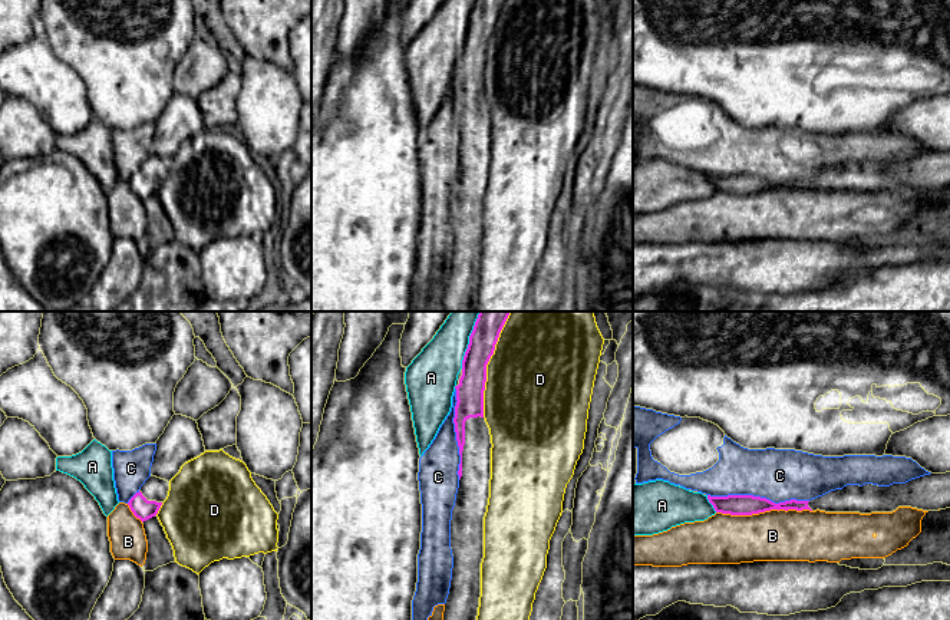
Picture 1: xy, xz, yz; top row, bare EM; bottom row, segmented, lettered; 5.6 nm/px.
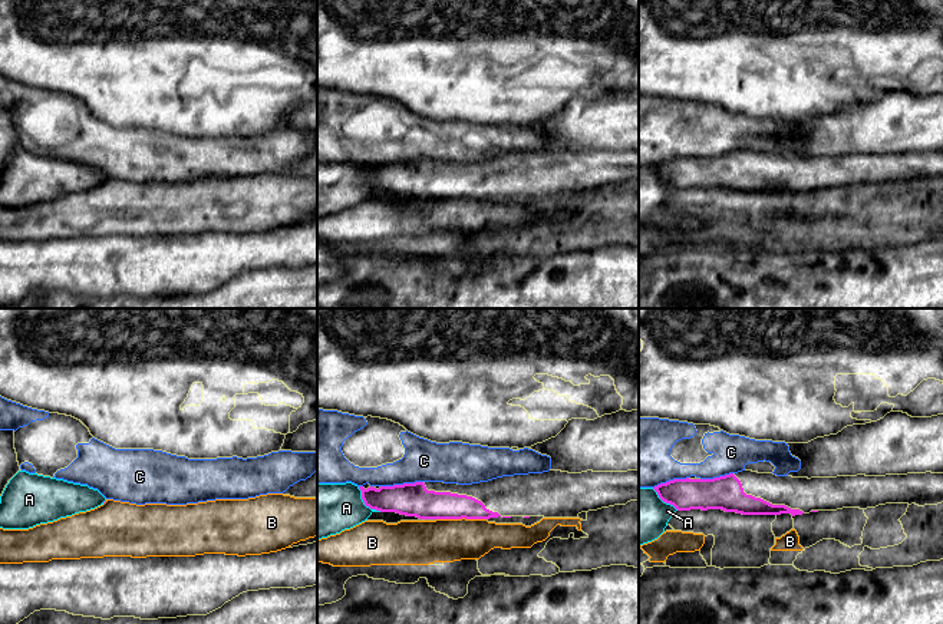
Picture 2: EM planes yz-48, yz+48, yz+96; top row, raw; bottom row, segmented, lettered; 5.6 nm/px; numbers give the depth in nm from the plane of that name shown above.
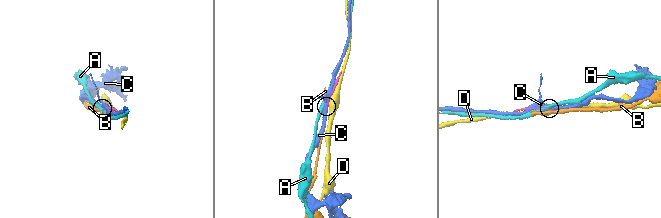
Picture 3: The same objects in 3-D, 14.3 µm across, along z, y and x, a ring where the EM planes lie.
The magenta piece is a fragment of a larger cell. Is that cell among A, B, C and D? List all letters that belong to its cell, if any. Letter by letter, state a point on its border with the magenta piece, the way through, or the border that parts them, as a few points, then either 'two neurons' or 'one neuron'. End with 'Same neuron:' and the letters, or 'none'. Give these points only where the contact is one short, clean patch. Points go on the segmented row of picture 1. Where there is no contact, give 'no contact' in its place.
A: meets magenta in xz at (469, 340); two neurons
B: meets magenta in yz at (764, 511); two neurons
C: meets magenta in yz at (758, 497); two neurons
D: meets magenta in xz at (487, 363); two neurons
Same neuron: none

